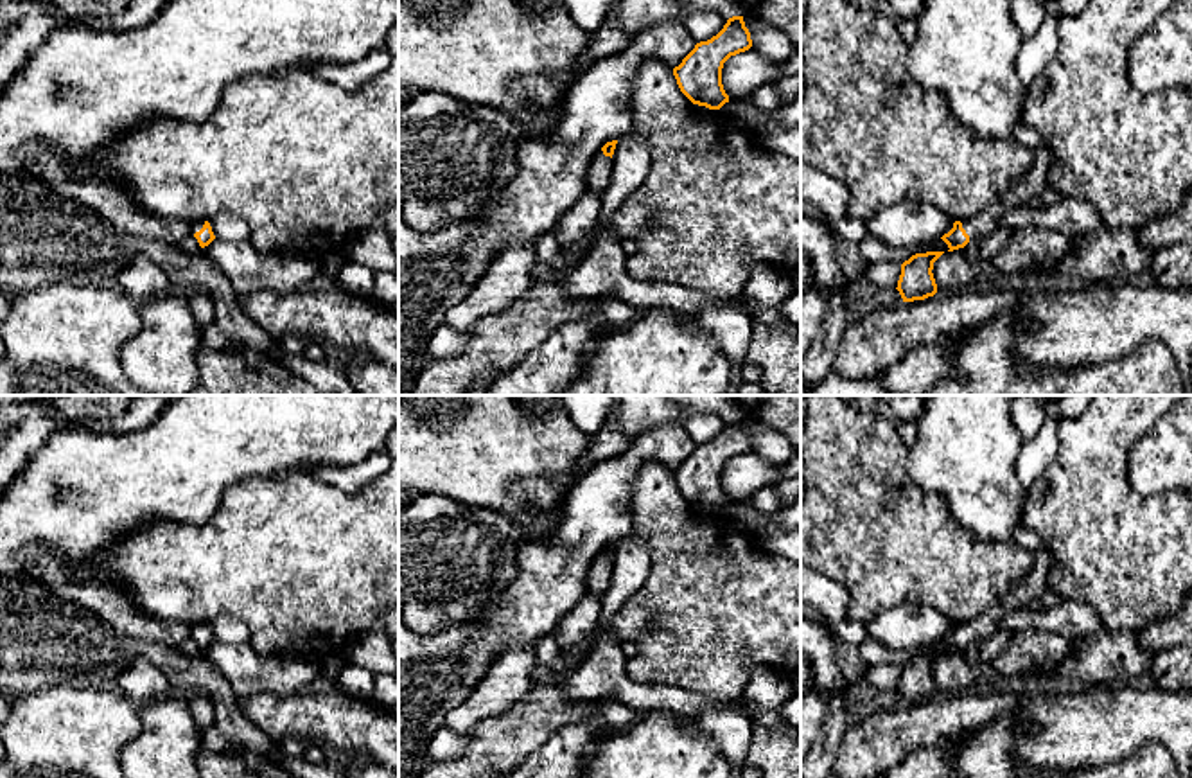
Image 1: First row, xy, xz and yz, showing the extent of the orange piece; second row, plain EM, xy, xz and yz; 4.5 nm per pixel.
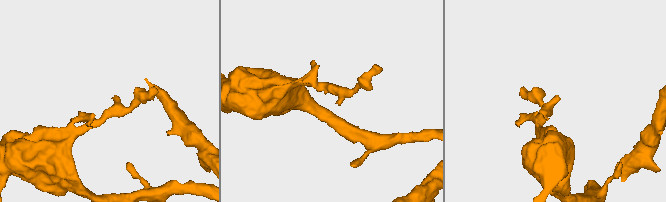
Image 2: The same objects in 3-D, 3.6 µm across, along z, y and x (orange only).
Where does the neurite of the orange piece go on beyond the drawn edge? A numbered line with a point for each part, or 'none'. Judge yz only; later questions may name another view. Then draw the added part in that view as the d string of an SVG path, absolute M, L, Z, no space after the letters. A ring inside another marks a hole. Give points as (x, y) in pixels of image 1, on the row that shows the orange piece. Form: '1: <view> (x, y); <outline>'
1: yz (1034, 182); M1041 142L1034 151L1032 169L1020 178L1002 199L991 203L987 208L977 216L960 221L962 228L969 235L969 241L986 237L995 232L1000 219L1016 207L1029 205L1036 196L1039 196L1048 187L1048 171L1052 165L1052 151Z

